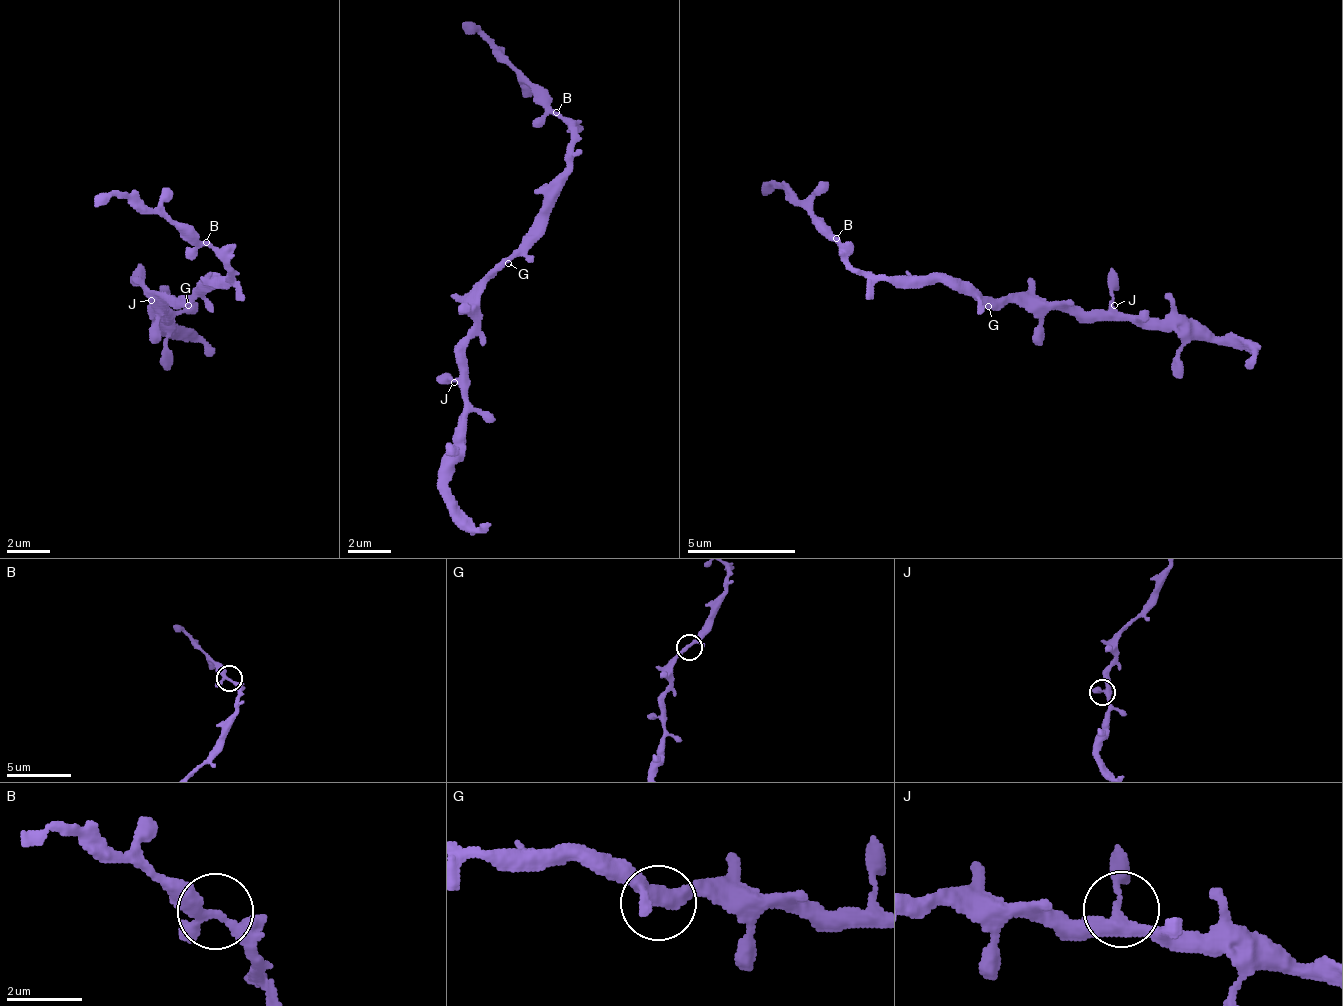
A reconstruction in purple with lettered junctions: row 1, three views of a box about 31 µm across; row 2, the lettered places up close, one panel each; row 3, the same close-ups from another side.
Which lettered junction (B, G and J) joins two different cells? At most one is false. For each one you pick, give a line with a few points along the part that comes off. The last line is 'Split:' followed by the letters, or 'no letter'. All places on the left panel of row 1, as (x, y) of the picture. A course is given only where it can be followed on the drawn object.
Split: no letter

